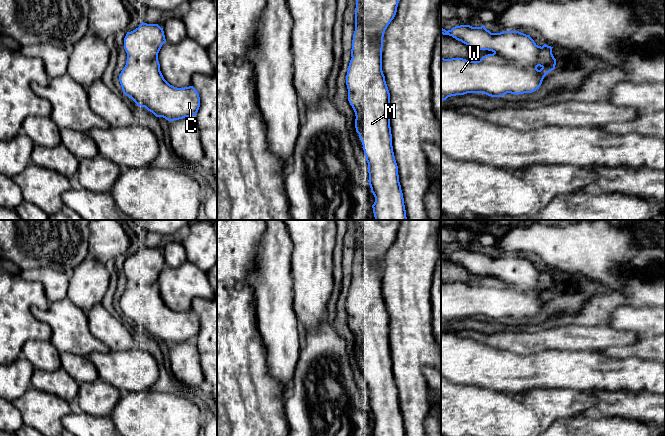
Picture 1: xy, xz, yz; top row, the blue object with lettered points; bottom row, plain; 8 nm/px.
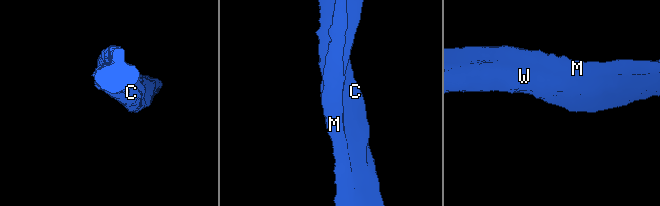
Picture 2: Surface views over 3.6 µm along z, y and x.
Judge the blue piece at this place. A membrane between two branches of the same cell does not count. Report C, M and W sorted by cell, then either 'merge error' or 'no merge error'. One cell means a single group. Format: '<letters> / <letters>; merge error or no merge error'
C W / M; merge error

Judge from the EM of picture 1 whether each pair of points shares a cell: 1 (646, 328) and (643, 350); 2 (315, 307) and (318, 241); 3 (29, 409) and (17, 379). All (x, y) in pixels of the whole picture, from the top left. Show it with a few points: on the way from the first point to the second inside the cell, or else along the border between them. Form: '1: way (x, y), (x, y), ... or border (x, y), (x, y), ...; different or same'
1: border (654, 335), (639, 337); different
2: way (315, 291), (315, 257); same
3: border (31, 386), (12, 402); different

